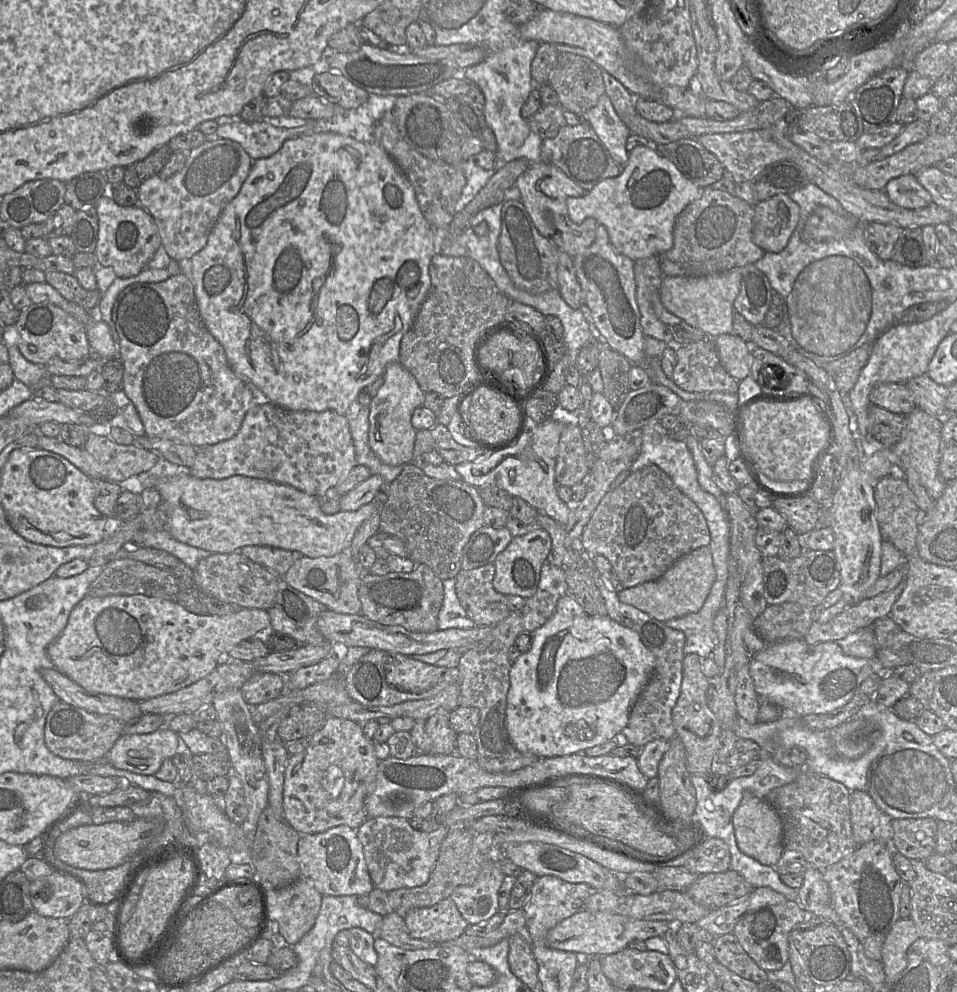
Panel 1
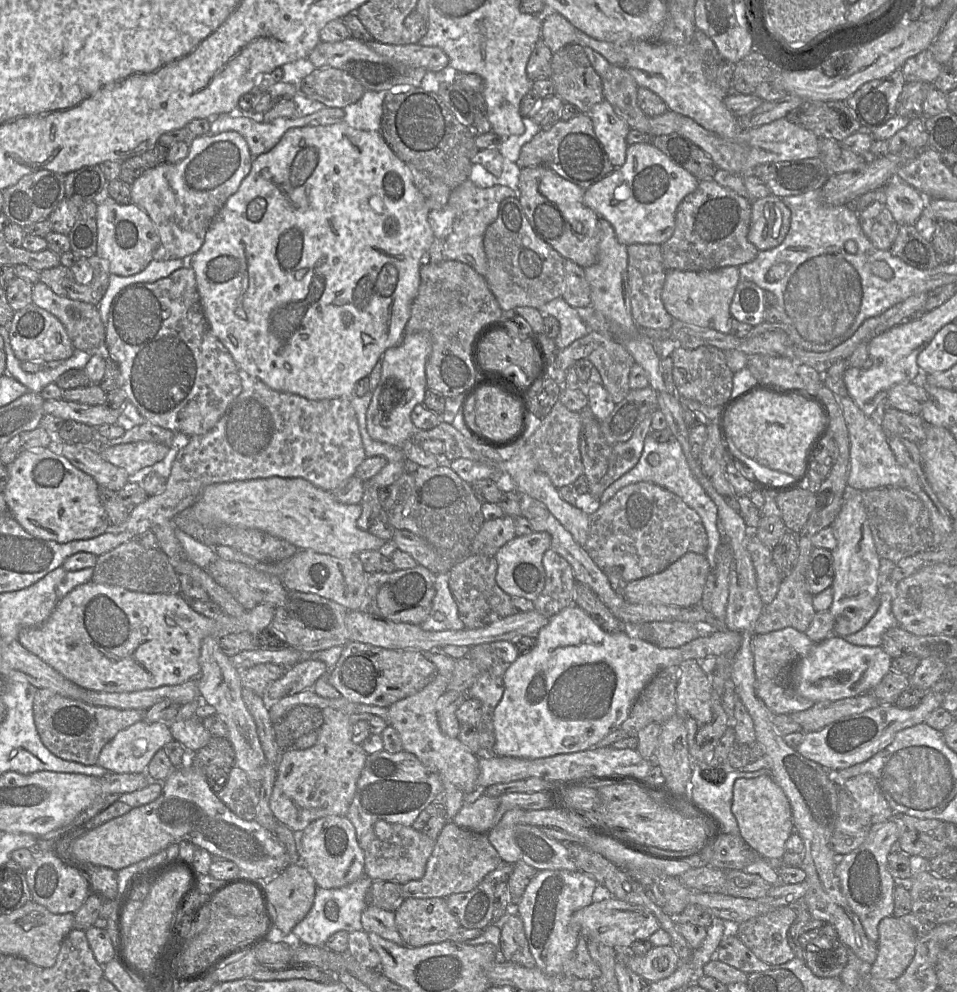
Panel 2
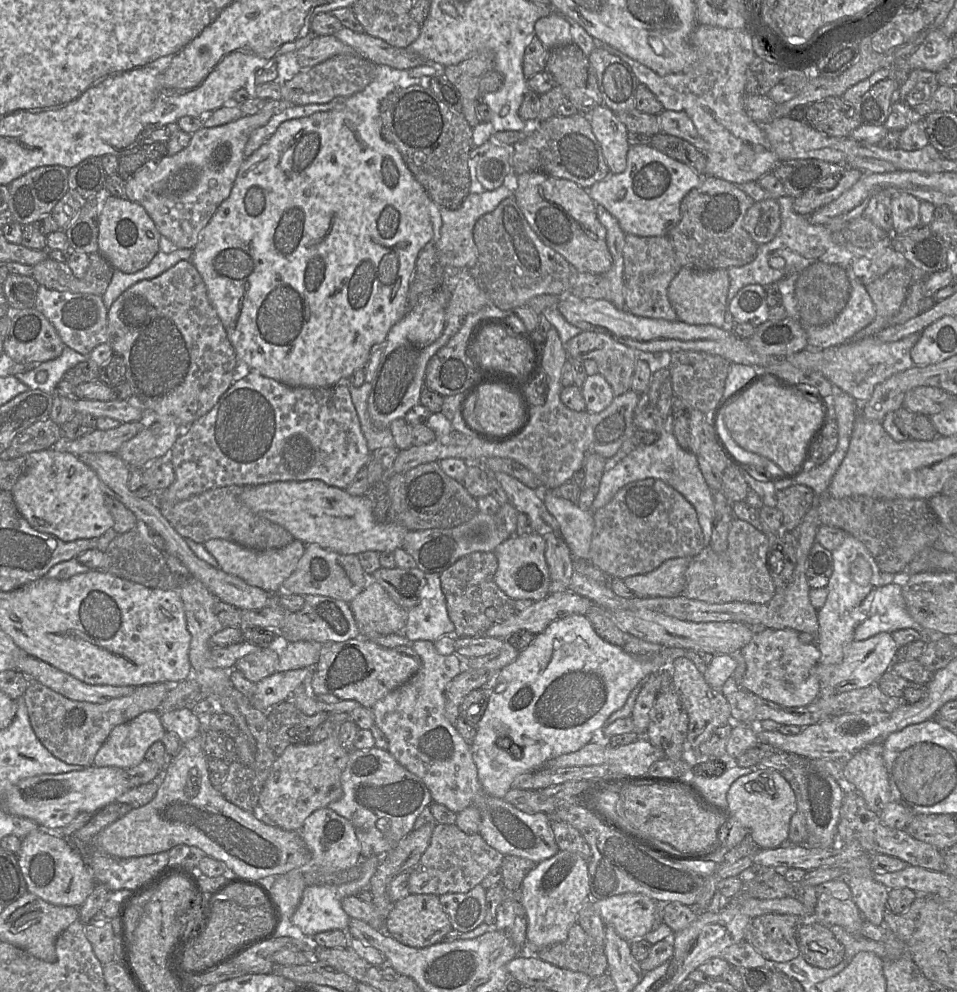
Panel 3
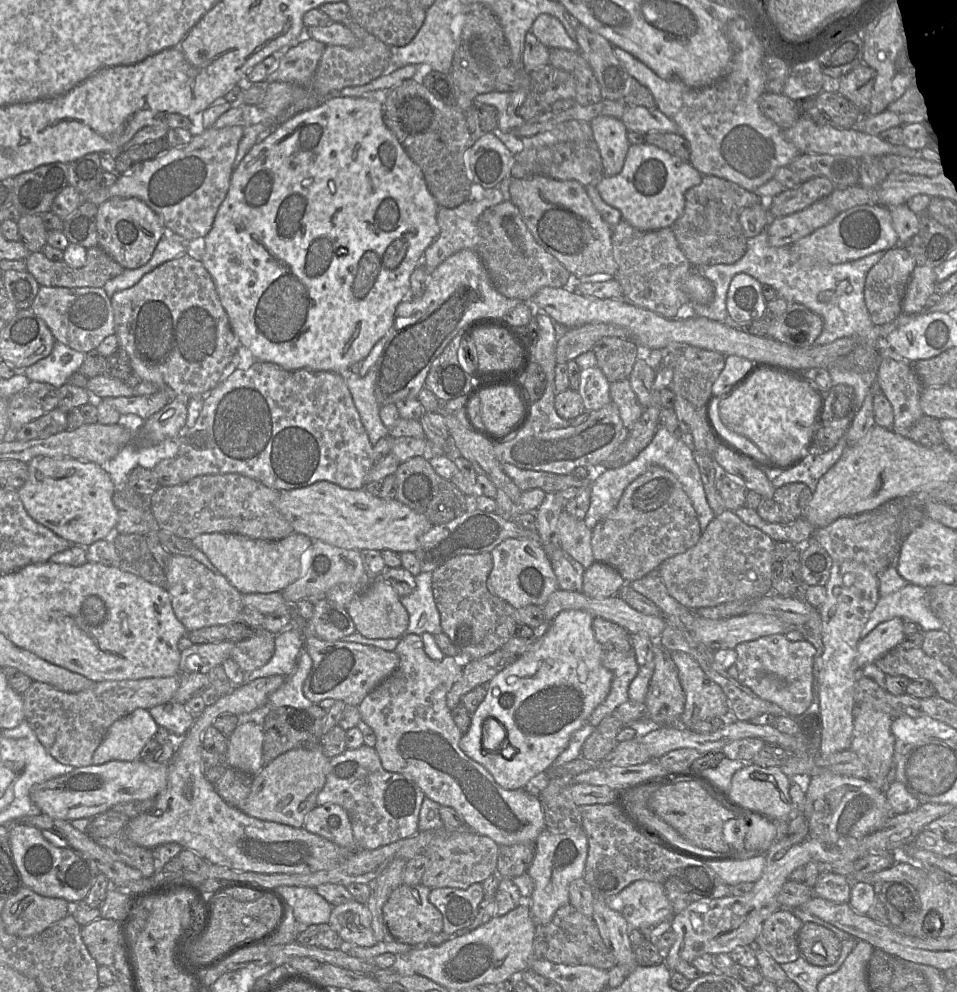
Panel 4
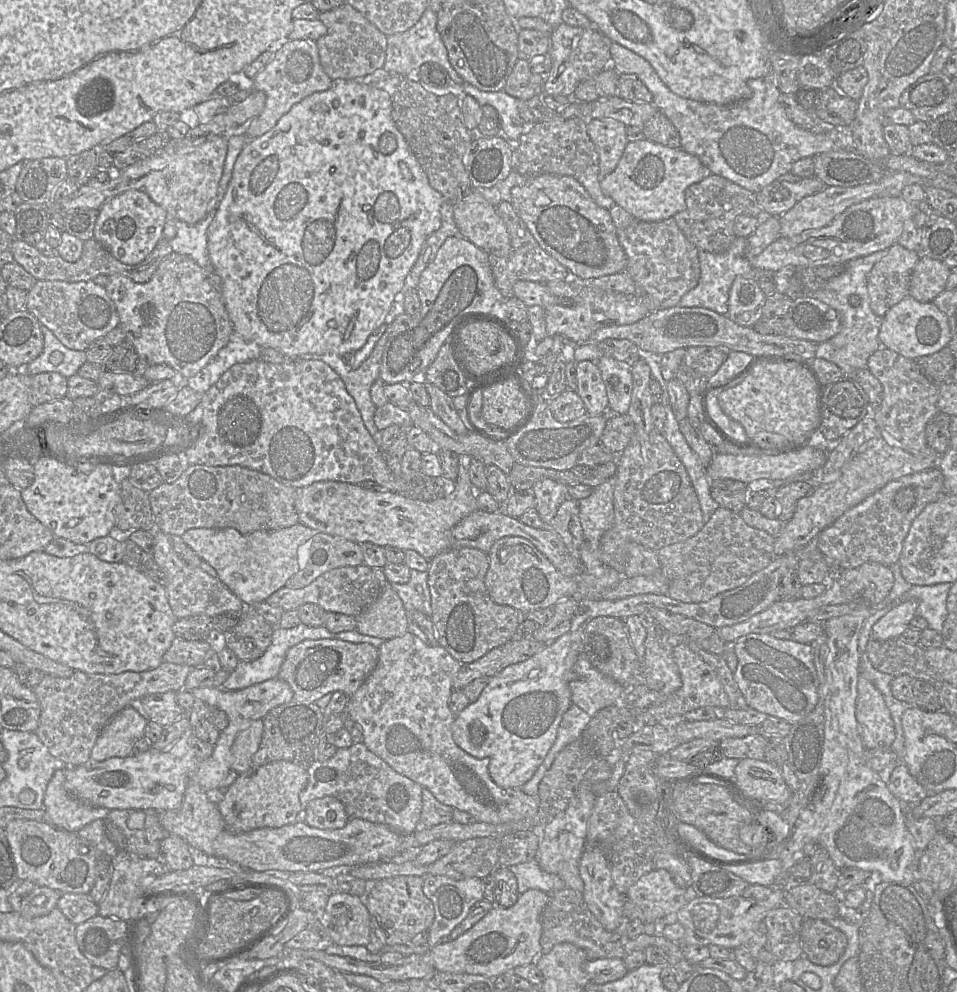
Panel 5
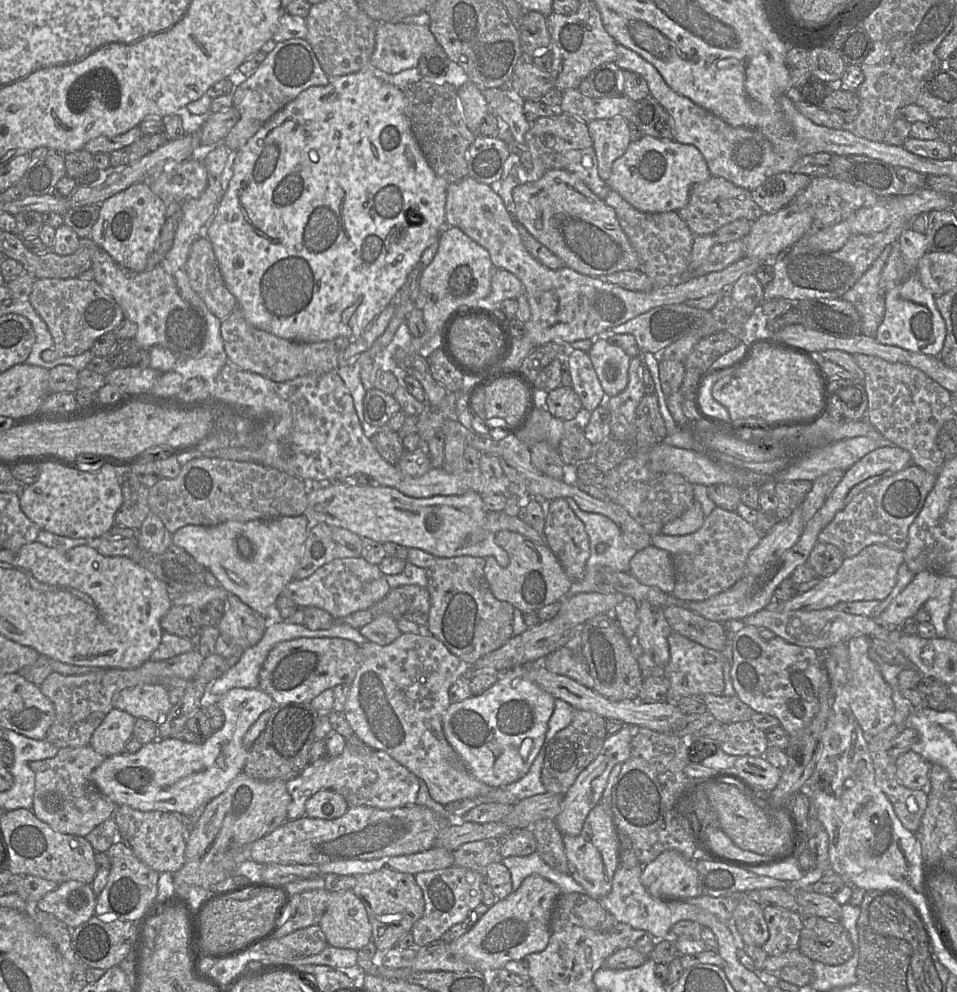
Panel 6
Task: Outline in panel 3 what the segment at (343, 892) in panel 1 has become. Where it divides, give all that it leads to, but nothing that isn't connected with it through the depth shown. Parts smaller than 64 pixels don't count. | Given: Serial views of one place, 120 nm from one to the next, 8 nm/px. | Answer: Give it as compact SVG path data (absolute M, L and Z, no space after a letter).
M327 807L314 811L305 819L301 837L310 852L311 867L345 870L360 862L360 844L352 823Z

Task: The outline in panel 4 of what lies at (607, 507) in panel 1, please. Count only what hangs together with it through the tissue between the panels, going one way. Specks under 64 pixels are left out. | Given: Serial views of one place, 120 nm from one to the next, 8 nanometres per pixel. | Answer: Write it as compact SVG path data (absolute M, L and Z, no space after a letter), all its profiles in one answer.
M651 466L625 488L616 507L592 529L591 546L595 561L615 568L627 583L656 570L664 560L686 552L696 545L701 534L697 514L679 480L668 470Z

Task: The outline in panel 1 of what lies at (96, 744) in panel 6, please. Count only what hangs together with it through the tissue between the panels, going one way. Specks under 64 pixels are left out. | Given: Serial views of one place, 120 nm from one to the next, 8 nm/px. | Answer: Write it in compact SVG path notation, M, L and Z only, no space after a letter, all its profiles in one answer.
M166 725L148 734L121 735L105 760L117 769L141 775L154 775L165 759L183 750L178 734Z

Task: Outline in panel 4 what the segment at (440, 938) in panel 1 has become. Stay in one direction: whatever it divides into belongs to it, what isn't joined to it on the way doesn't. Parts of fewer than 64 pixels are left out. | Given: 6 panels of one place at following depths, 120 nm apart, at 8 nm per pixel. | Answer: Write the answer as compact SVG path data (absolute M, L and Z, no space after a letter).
M402 883L391 893L382 907L386 937L412 946L422 946L431 936L442 932L442 914L430 903L430 890L431 888L421 883L415 886Z

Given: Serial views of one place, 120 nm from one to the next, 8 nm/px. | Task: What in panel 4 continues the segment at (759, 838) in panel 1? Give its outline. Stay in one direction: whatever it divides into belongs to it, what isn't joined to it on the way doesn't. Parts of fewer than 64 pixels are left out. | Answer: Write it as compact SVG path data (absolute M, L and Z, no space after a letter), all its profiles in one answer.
M751 763L733 775L727 797L751 816L767 817L772 820L789 820L791 818L790 784L791 779L781 771L780 767L760 767Z

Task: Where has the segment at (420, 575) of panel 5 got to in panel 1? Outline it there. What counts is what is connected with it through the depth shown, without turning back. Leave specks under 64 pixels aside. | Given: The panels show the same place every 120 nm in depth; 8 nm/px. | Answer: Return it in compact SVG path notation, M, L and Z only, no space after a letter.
M455 578L442 580L444 599L438 615L438 630L470 629L476 626L461 606L455 590Z

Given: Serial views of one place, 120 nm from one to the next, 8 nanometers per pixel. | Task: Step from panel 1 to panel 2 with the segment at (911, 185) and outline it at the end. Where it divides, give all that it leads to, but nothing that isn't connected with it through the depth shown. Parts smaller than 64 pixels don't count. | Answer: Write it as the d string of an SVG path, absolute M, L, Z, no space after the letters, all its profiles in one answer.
M896 178L882 189L882 201L899 226L915 225L927 204L927 199L918 190Z

